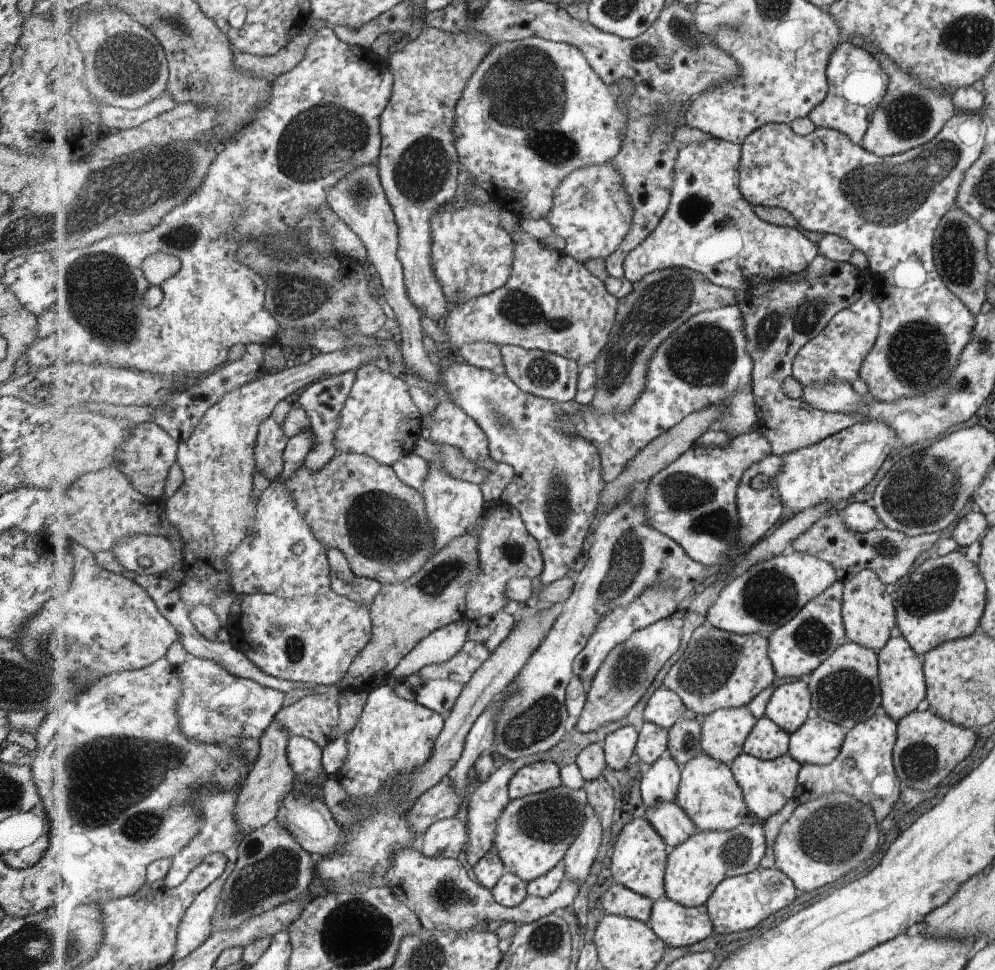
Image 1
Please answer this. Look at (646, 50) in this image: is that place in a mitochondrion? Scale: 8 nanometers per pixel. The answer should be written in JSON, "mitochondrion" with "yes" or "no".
{"mitochondrion":"yes"}

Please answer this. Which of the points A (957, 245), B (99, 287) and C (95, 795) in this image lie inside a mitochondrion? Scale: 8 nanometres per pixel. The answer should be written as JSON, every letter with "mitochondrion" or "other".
{"A":"mitochondrion","B":"mitochondrion","C":"mitochondrion"}

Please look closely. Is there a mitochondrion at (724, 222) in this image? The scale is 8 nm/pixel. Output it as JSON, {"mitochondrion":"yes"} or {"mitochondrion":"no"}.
{"mitochondrion":"yes"}

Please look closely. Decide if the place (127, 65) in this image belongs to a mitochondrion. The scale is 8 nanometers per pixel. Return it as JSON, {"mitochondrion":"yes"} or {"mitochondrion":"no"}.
{"mitochondrion":"yes"}

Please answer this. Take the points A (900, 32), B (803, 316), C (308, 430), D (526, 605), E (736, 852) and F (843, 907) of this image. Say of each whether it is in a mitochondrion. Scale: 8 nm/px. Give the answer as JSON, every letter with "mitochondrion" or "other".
{"A":"other","B":"mitochondrion","C":"other","D":"other","E":"mitochondrion","F":"other"}

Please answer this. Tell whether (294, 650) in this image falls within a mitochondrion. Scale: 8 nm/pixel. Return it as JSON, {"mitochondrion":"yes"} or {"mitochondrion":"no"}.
{"mitochondrion":"yes"}

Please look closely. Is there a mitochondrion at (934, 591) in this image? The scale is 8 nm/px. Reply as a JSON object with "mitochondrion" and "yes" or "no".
{"mitochondrion":"yes"}

